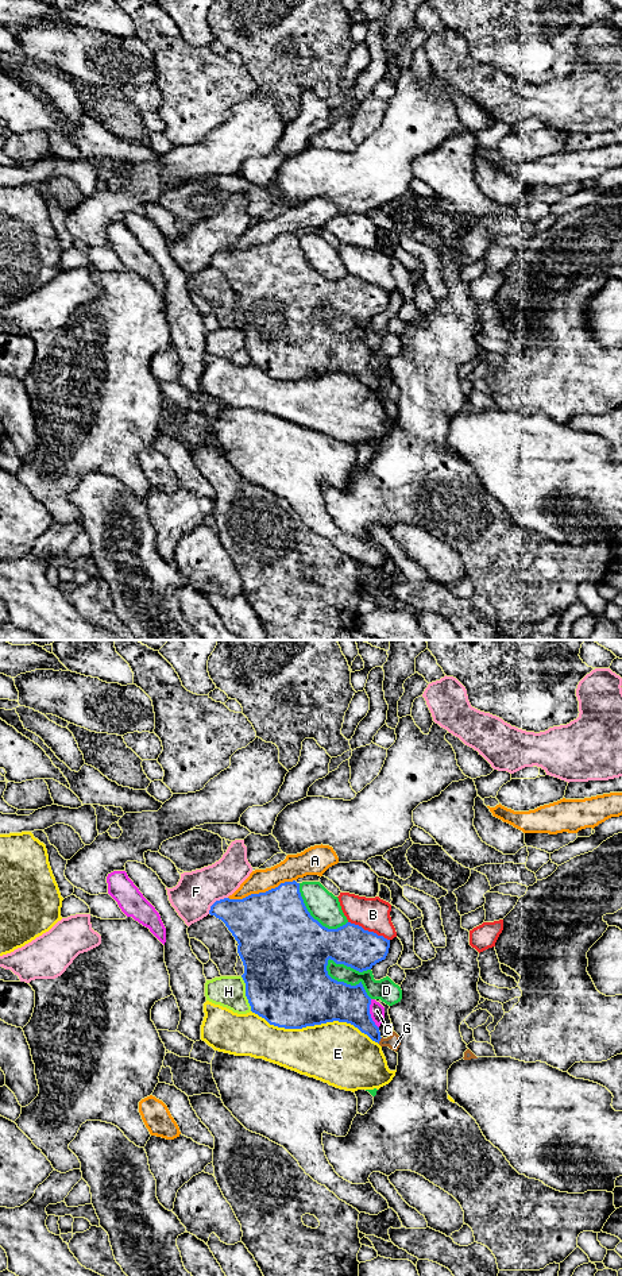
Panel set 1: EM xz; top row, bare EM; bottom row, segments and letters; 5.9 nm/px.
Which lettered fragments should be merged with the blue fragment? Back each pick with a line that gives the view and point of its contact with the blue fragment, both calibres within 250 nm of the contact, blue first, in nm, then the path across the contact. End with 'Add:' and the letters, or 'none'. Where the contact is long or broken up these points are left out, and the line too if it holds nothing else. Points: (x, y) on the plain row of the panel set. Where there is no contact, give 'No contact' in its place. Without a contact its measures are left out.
Add: none

